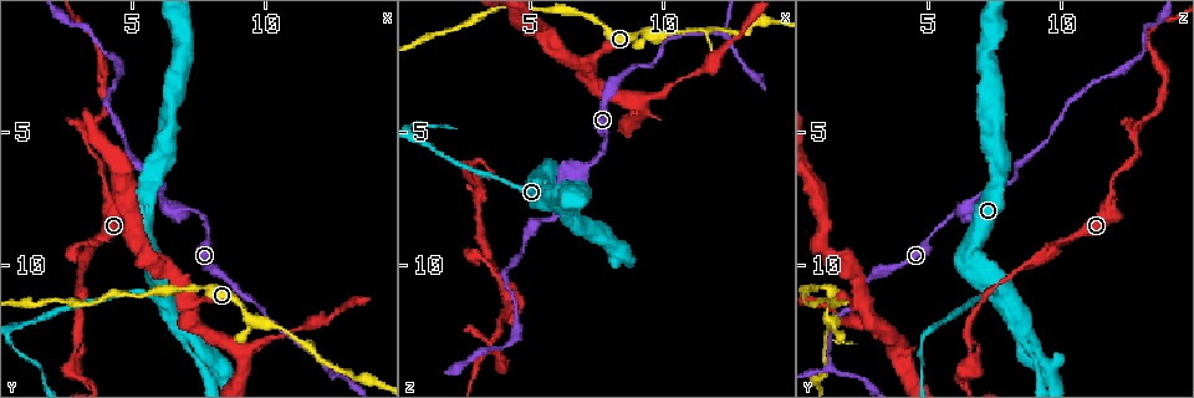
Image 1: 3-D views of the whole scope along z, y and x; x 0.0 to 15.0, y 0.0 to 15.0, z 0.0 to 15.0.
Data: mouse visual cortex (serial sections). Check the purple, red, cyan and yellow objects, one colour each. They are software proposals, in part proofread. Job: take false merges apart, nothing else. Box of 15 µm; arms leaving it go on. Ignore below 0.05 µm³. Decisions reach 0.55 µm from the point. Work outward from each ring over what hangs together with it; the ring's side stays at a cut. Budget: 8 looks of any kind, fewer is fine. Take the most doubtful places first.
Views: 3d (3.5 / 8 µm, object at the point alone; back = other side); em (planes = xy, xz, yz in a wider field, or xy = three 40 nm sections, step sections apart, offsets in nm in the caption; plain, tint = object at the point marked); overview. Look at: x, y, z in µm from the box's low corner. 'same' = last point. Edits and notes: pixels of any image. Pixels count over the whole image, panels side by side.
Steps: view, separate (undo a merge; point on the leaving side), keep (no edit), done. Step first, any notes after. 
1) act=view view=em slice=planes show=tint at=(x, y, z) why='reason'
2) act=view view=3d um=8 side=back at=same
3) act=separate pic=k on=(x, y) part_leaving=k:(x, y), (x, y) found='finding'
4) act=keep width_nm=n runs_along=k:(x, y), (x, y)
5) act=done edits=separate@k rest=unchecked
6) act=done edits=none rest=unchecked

act=view view=3d um=3.5 at=(3.4, 9.2, 10.0) why='three arms meet'

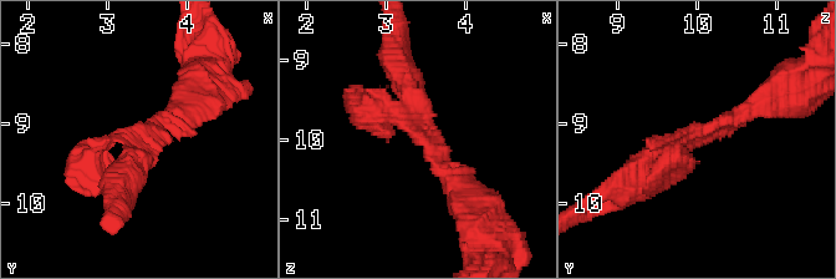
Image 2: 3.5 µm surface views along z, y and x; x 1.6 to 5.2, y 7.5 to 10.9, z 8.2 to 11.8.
act=view view=em slice=xy step=1 show=tint at=(3.40, 9.10, 9.95)

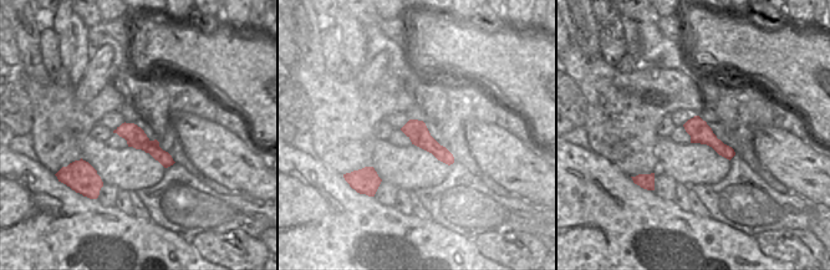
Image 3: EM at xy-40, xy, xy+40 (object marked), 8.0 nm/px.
act=view view=em slice=planes show=tint at=same why='another direction'

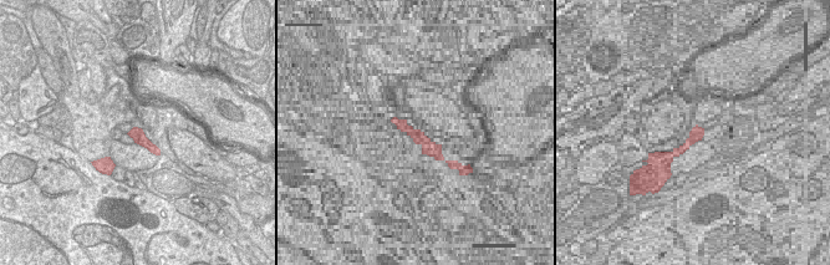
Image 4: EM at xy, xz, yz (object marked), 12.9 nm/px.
act=keep arms=3 runs_along=2:(758, 104), (694, 131), (637, 177) found='all the same cell'

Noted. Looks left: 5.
act=view view=3d um=3.5 at=(2.7, 13.8, 6.7) why='a narrow waist'

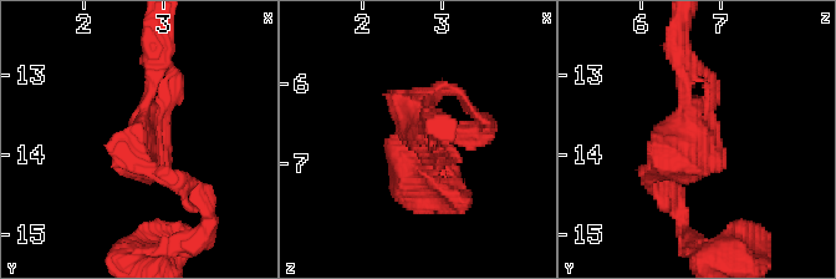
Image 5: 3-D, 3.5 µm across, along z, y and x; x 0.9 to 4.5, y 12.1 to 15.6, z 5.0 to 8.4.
act=view view=em slice=xy step=5 show=tint at=(2.75, 13.70, 6.60)

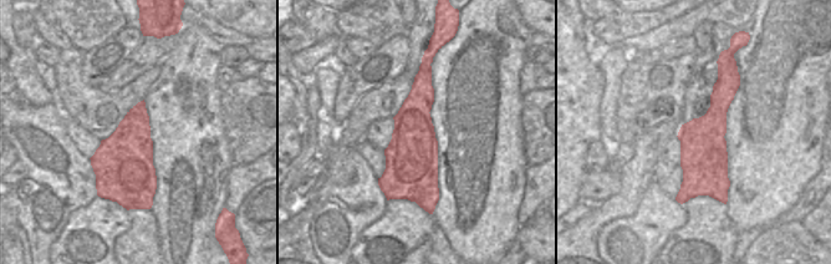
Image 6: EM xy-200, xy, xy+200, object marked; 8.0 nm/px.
act=keep width_nm=420 runs_along=5:(681, 51), (689, 131), (648, 184) found='continuous, no second cell'

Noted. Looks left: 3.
act=view view=em slice=xy step=1 show=tint at=(12.4, 13.8, 1.3) why='a fork'

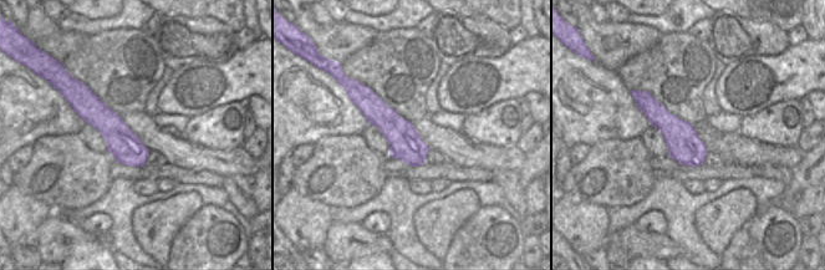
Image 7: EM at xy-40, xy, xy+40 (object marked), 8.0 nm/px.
act=view view=3d um=3.5 at=same why='wider look'

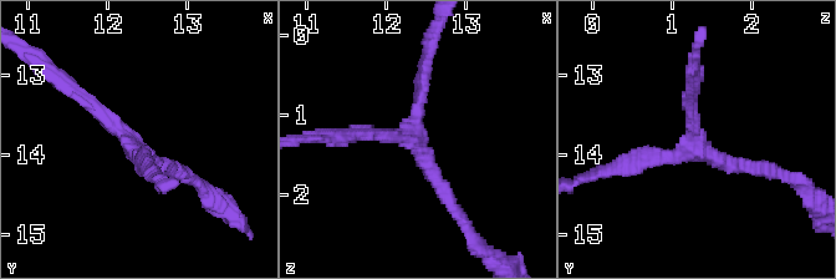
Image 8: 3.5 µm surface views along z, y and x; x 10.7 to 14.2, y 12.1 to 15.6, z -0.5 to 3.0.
act=keep arm_widths_nm=200,200,200 found='all the same cell'

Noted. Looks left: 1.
act=done edits=none rest=unchecked

